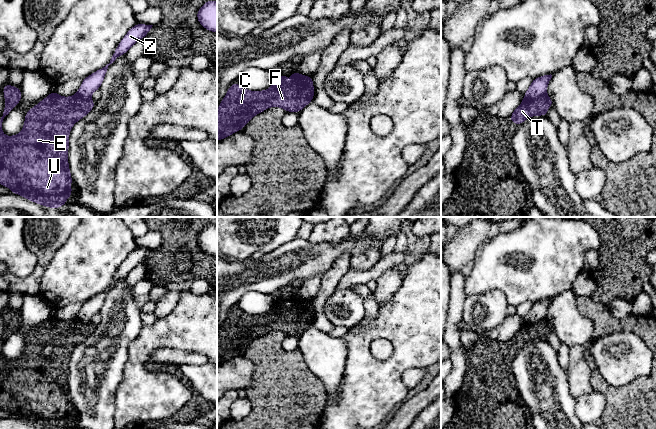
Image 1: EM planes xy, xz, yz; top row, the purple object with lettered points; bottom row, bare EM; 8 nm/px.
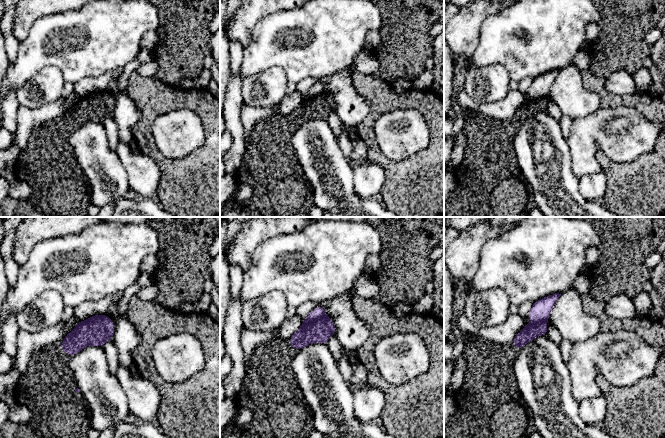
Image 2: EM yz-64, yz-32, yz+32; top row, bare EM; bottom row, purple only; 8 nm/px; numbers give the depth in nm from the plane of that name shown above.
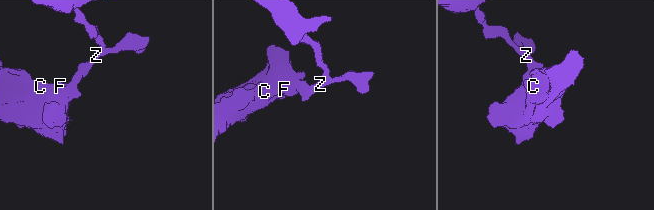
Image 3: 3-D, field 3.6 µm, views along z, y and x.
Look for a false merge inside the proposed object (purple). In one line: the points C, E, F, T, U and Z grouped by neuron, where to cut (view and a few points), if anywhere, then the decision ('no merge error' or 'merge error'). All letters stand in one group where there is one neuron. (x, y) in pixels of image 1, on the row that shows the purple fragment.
C E F T U / Z | yz (545, 93), (534, 98), (524, 98) | merge error

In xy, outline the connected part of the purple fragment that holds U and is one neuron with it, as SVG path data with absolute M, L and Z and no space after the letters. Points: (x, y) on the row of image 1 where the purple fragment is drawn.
M10 84L4 85L2 90L5 97L5 108L0 119L0 184L8 187L12 193L21 195L39 205L51 209L63 207L72 195L70 184L73 183L68 163L69 134L73 125L94 108L95 102L78 94L63 97L52 91L45 99L26 112L23 128L18 135L6 136L2 132L3 119L19 104L22 94L19 87Z

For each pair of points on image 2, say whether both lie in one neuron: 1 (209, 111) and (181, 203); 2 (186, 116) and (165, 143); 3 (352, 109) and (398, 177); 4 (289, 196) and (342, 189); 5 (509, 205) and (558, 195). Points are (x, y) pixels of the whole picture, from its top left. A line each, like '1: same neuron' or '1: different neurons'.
1: same neuron
2: same neuron
3: different neurons
4: different neurons
5: different neurons

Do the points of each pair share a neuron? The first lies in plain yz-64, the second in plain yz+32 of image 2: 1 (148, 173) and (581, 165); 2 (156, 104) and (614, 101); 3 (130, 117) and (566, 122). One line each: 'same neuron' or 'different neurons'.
1: different neurons
2: same neuron
3: different neurons

